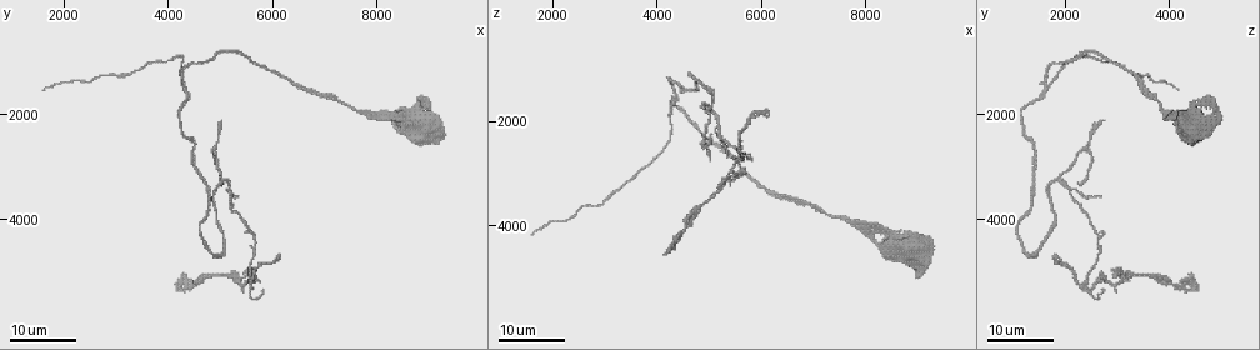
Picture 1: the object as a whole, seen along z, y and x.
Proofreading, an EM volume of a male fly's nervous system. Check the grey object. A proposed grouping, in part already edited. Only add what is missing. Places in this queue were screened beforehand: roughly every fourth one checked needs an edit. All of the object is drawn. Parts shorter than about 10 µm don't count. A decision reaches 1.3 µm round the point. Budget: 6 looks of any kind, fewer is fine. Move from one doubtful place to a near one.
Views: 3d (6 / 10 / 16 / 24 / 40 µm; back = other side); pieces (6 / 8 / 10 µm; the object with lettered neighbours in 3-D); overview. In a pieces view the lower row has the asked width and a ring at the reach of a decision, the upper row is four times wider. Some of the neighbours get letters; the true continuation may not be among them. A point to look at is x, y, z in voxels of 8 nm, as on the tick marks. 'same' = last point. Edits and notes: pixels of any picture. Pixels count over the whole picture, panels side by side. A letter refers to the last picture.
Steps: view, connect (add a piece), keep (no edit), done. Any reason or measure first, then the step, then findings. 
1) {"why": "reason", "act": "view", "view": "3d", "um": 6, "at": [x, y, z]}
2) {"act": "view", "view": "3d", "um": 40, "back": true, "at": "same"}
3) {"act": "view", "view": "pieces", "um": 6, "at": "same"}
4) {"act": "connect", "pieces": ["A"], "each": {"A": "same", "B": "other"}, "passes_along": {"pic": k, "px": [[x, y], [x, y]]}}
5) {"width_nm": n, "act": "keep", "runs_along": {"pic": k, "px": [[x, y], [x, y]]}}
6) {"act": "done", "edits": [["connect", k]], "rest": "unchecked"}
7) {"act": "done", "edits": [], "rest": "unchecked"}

{"act": "view", "view": "3d", "um": 24, "at": [5000, 2050, 2700]}

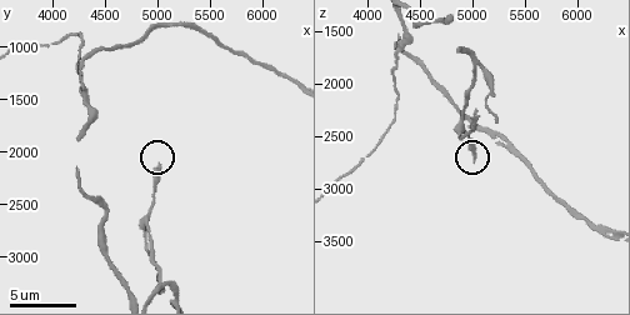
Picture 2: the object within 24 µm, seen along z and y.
{"act": "view", "view": "pieces", "um": 8, "at": [5000, 2100, 2740]}

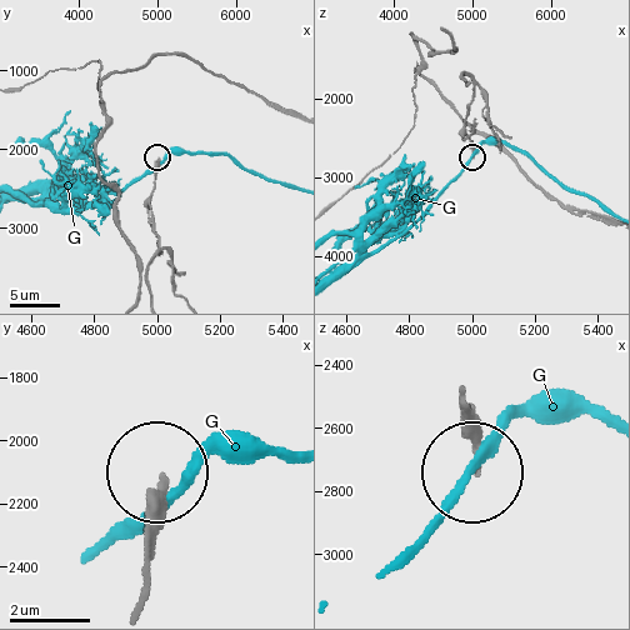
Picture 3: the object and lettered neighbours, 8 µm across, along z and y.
{"act": "keep", "each": {"G": "other"}, "runs_along": {"pic": 3, "px": [[150, 294], [146, 269], [159, 239], [149, 198], [159, 159]]}, "found": "no lettered piece goes on from it"}

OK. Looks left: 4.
{"why": "tapers out", "act": "view", "view": "3d", "um": 16, "at": [5350, 3600, 2650]}

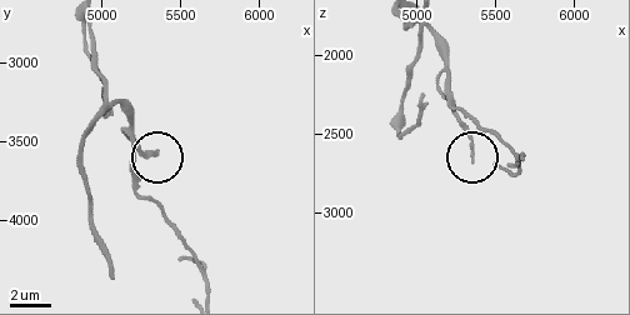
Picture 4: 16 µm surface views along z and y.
{"act": "view", "view": "pieces", "um": 10, "at": "same"}

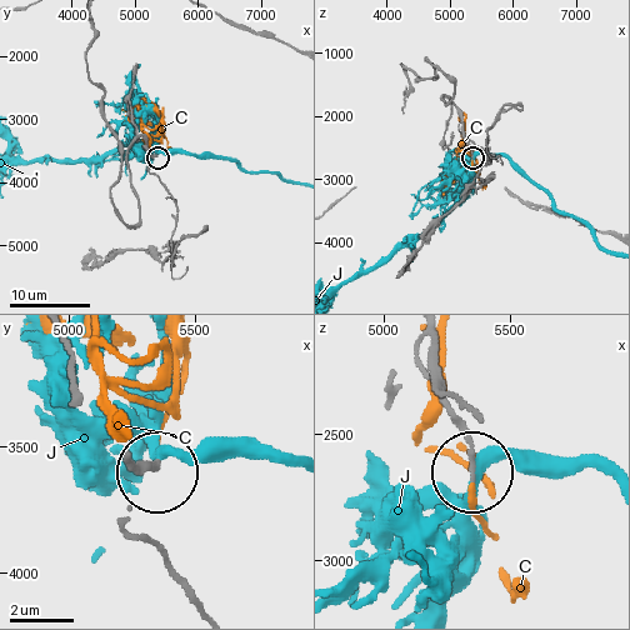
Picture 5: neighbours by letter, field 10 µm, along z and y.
{"act": "connect", "pieces": ["C"], "each": {"C": "same", "J": "other"}, "found": "it goes on there"}

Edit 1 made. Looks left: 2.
{"act": "done", "edits": [["connect", 5]], "rest": "unchecked"}

